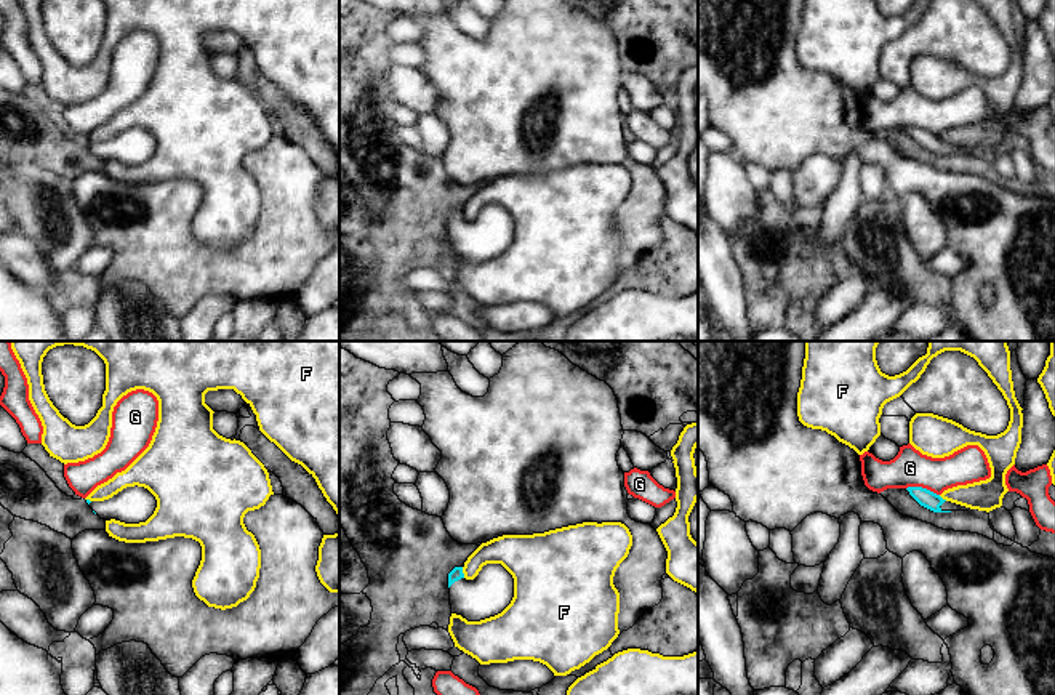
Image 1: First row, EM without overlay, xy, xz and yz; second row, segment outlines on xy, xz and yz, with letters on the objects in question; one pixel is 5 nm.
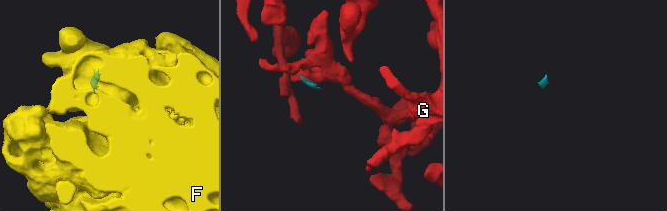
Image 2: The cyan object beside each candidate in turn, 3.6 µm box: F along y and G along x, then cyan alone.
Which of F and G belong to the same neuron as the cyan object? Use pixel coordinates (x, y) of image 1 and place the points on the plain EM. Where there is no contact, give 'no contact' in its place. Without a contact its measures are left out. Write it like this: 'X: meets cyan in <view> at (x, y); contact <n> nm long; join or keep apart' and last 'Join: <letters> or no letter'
F: meets cyan in xz at (461, 213); contact 60 nm long; keep apart
G: meets cyan in yz at (921, 128); contact 170 nm long; keep apart
Join: no letter

